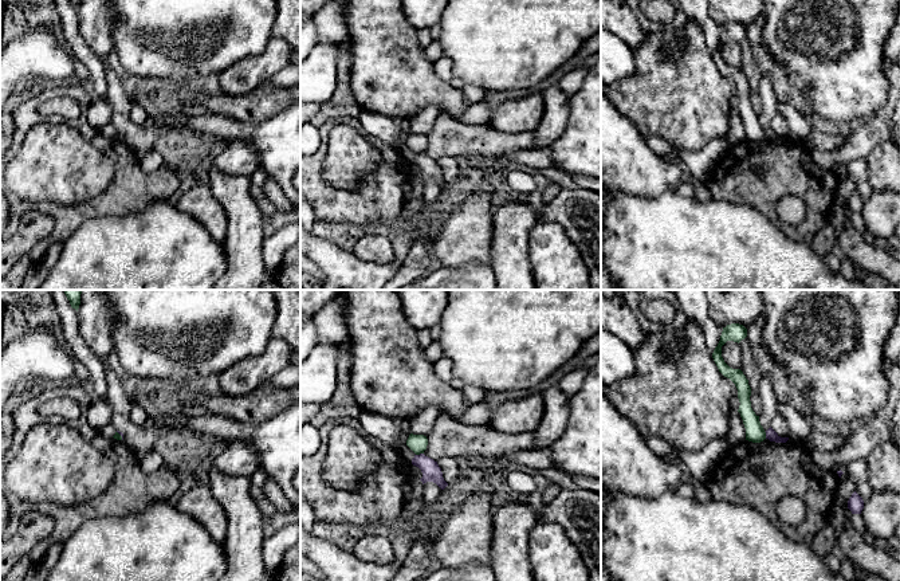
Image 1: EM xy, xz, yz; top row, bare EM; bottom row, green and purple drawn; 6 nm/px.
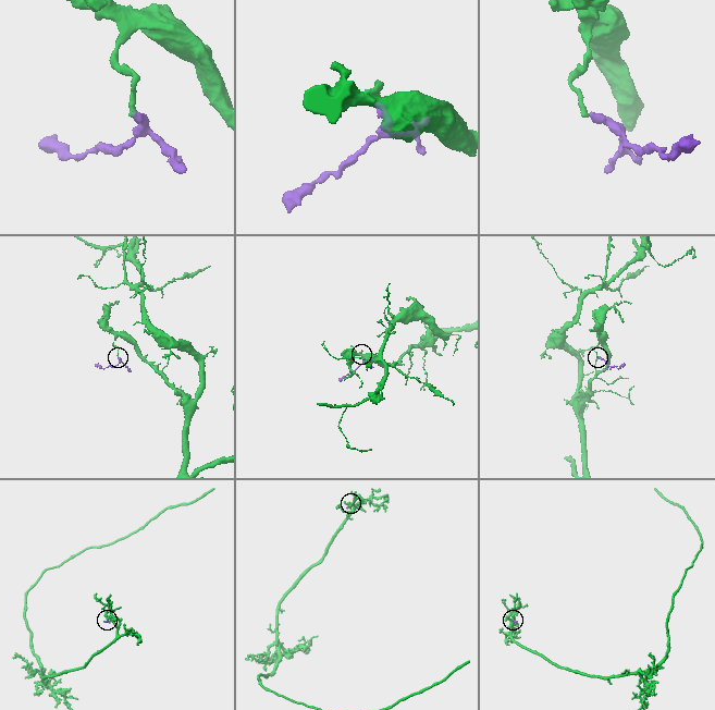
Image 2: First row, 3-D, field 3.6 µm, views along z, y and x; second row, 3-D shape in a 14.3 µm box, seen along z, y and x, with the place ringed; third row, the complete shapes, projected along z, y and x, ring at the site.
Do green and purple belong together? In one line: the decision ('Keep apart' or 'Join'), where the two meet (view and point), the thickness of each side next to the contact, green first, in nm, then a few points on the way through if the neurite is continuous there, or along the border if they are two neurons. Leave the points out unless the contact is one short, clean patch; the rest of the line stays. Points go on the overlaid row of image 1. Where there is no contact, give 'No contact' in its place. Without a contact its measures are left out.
Keep apart. Touches green at xz (419, 454). Thickness 110 nm (green) against 110 nm. Boundary: xz (423, 452), (416, 455)

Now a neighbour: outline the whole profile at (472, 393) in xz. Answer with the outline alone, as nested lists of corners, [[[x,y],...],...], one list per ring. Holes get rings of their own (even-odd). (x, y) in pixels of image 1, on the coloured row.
[[[465,385],[461,389],[461,392],[465,401],[469,403],[471,405],[486,400],[487,393],[488,393],[486,389],[476,385]]]

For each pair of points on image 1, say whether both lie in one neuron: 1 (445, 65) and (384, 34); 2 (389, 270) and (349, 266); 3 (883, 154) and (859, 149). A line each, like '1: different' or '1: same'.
1: different
2: same
3: different

